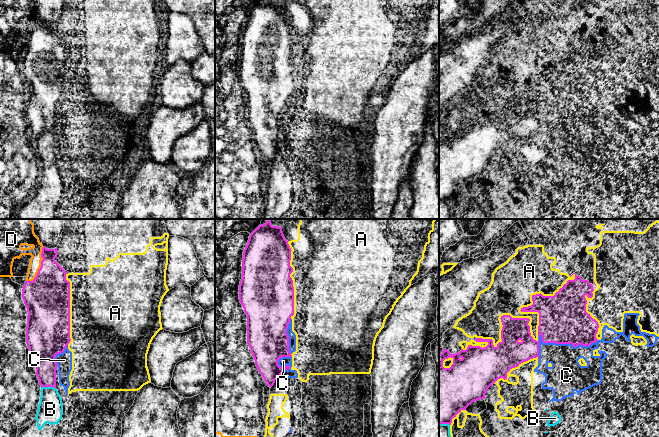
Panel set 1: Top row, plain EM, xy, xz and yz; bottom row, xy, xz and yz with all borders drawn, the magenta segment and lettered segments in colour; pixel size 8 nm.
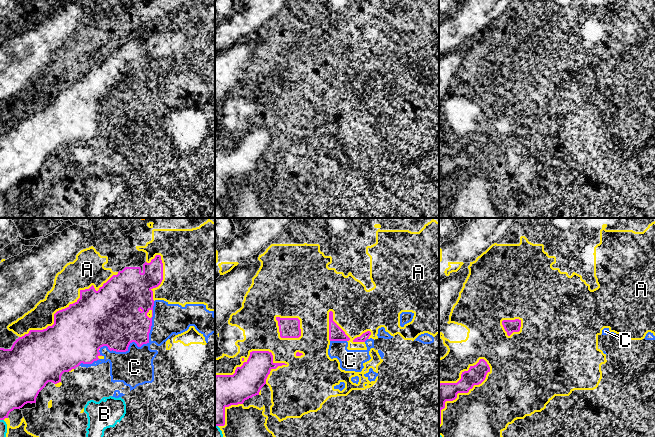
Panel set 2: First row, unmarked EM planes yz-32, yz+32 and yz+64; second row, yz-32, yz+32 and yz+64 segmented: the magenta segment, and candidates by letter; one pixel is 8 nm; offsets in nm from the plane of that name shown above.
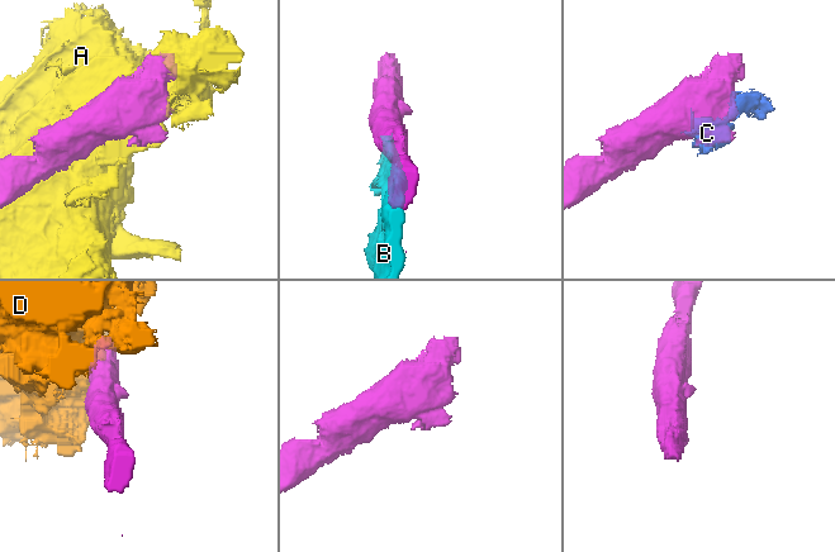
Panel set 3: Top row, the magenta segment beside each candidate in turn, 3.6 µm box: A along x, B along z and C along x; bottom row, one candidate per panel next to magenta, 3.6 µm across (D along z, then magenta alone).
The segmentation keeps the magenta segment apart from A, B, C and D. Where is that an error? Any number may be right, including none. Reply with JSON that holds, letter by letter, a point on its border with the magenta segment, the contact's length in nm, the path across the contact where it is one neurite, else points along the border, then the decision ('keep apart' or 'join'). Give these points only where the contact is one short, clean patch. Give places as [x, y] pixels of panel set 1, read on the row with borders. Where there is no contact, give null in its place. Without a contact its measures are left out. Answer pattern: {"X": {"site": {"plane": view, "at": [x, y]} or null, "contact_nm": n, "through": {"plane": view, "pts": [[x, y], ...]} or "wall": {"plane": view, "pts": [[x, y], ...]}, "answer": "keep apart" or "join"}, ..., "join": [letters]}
{"A": {"site": {"plane": "yz", "at": [538, 336]}, "contact_nm": 950, "answer": "keep apart"}, "B": {"site": {"plane": "xy", "at": [48, 386]}, "contact_nm": 120, "answer": "keep apart"}, "C": {"site": {"plane": "yz", "at": [554, 342]}, "contact_nm": 500, "answer": "join"}, "D": {"site": {"plane": "xy", "at": [40, 267]}, "contact_nm": 320, "answer": "keep apart"}, "join": ["C"]}

